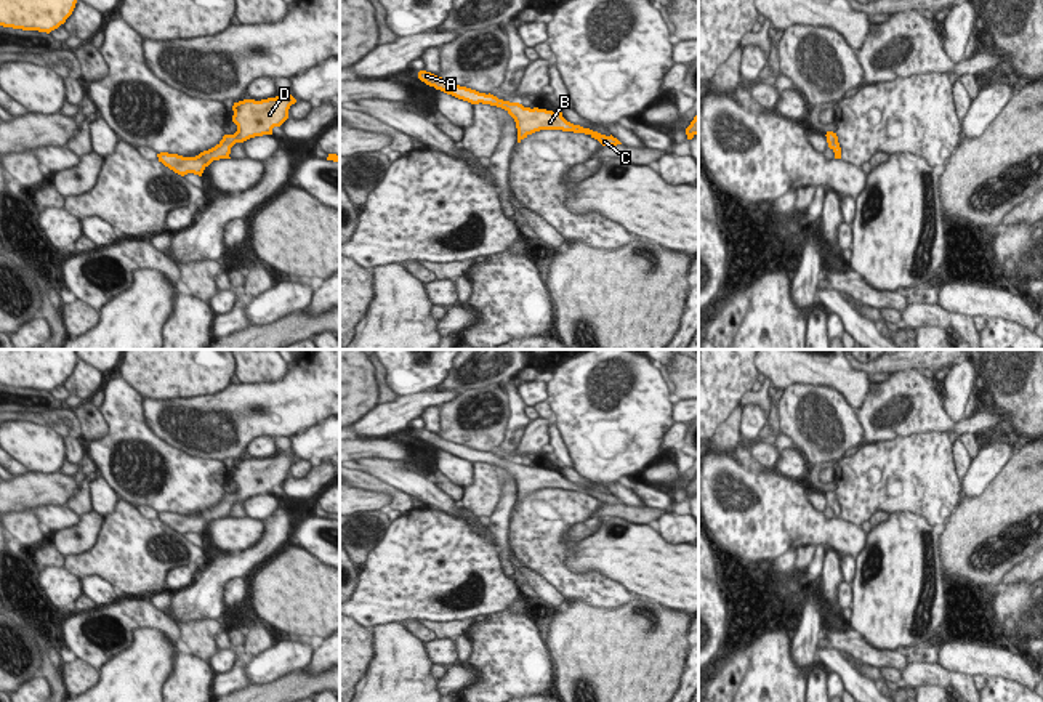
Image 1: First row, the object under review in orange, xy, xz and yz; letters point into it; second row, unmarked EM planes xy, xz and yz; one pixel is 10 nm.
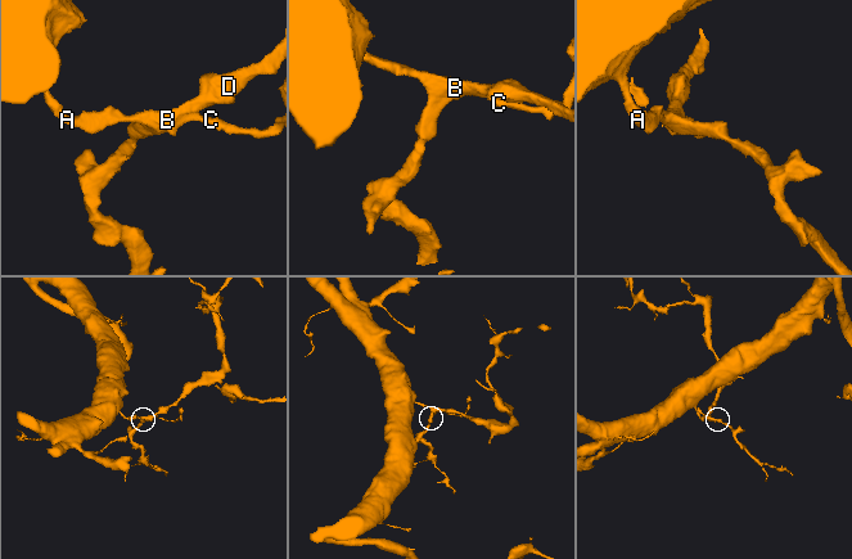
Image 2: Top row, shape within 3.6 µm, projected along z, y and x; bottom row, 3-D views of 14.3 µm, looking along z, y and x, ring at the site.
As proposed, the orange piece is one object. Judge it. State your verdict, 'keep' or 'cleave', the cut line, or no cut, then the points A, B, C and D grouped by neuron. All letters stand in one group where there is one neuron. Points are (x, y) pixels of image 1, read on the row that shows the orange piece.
keep; cut none; groups A B C D

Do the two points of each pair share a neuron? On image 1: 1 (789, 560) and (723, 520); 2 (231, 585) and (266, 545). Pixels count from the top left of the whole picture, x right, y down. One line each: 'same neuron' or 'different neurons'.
1: different neurons
2: different neurons

